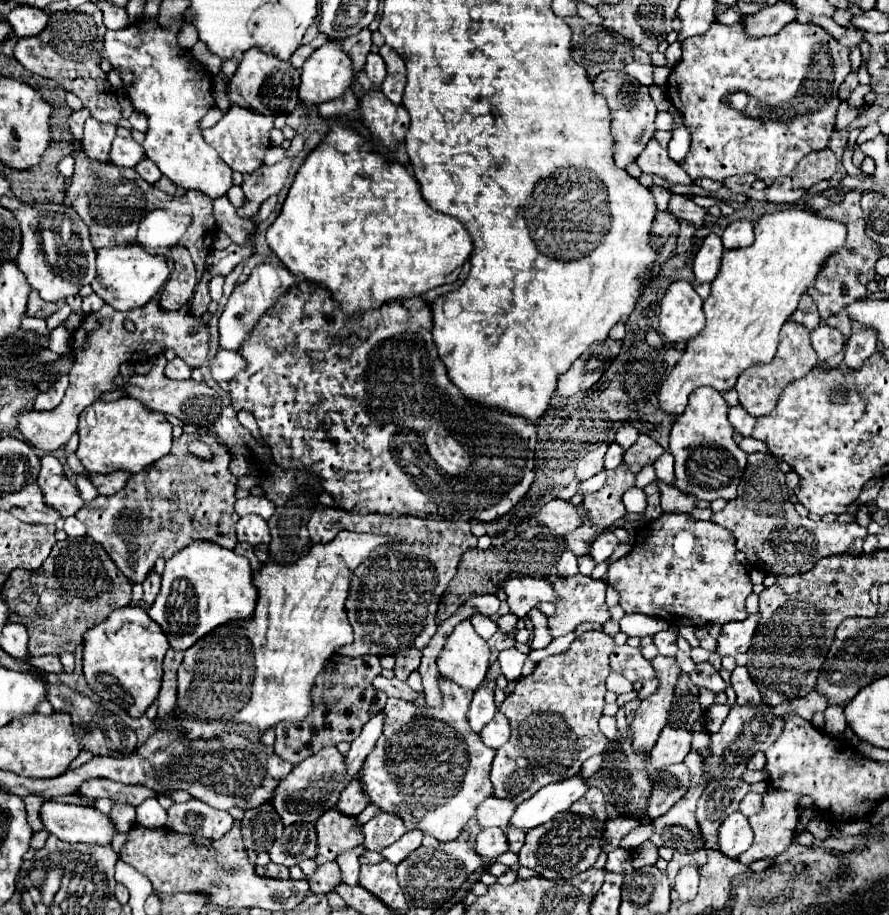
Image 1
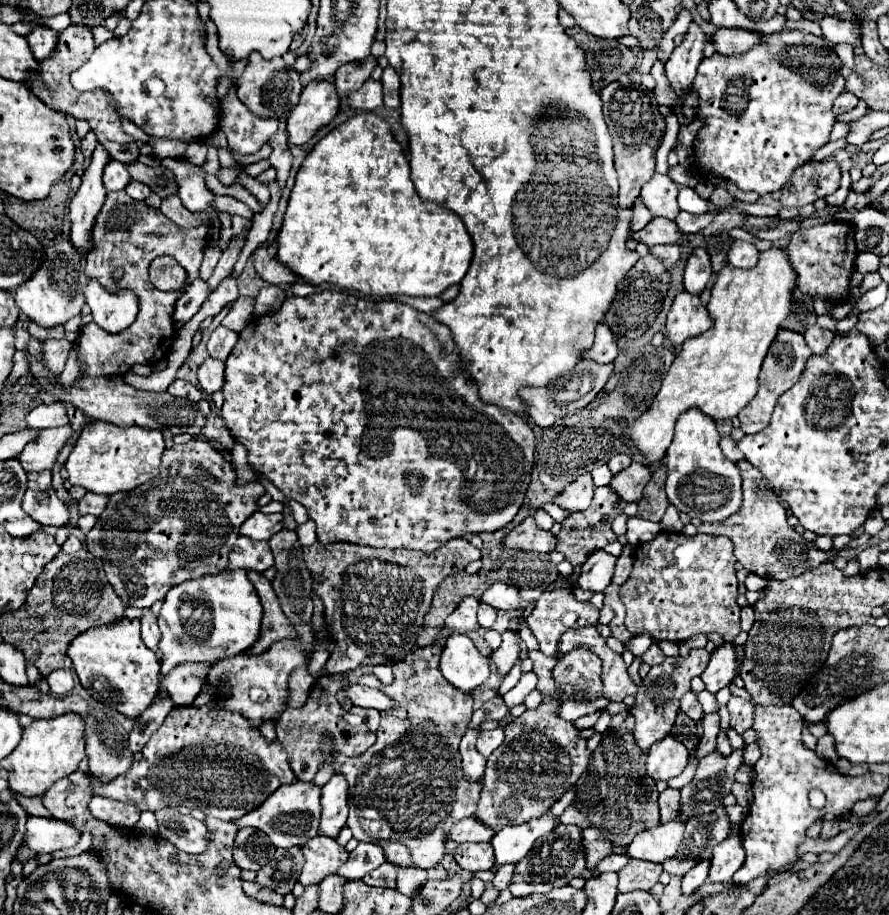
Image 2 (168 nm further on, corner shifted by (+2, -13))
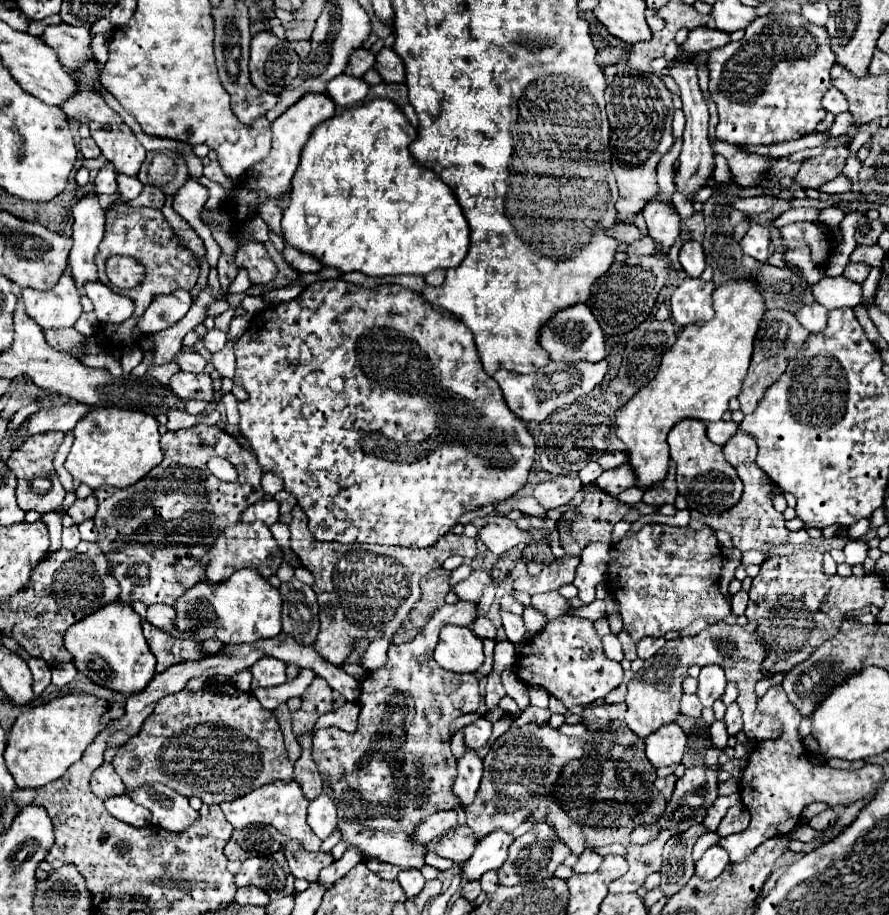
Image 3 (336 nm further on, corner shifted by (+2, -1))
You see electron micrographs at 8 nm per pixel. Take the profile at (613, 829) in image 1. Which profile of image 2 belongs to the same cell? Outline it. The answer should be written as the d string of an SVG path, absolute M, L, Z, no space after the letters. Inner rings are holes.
M584 827L584 851L588 869L594 869L604 857L612 853L612 843L608 843L596 827Z

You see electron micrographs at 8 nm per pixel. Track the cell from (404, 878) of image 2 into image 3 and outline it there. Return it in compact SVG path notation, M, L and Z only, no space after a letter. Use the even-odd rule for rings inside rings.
M402 869L400 875L398 875L398 881L400 881L400 885L402 885L402 889L408 897L418 895L424 889L424 883L426 883L420 869Z

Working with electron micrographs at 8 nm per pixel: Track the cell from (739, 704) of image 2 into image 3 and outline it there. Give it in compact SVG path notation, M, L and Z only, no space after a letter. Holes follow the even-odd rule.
M736 701L728 705L724 721L726 721L726 727L728 727L730 735L736 735L738 731L742 731L742 711L740 711L740 707L738 707Z

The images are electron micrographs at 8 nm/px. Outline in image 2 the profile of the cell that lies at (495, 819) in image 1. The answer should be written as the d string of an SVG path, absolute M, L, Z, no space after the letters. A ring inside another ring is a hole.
M468 817L460 823L456 823L450 831L448 831L448 841L454 843L464 843L464 841L472 841L472 843L480 843L480 841L490 841L494 835L494 829L482 825L480 821L476 821L474 817Z

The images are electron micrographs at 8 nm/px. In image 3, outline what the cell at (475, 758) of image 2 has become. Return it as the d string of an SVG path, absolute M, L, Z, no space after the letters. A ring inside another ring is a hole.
M466 747L464 755L458 761L458 777L454 781L452 791L462 799L462 807L472 803L472 797L478 791L482 779L482 759L476 749Z

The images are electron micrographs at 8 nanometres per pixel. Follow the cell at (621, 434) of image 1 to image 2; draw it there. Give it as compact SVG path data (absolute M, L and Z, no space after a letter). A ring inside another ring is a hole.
M618 453L618 455L614 455L614 457L608 461L608 469L610 469L610 471L616 475L616 473L620 473L622 469L626 469L630 463L632 463L632 459L630 459L628 455Z

